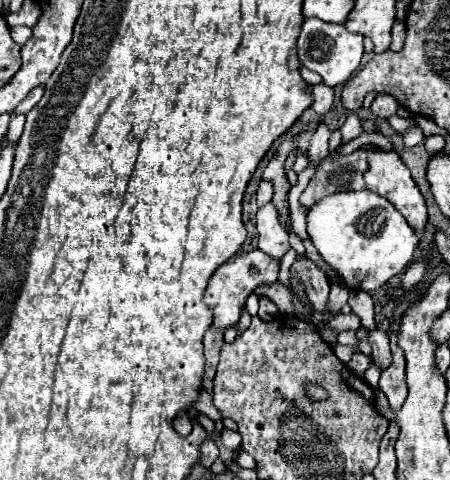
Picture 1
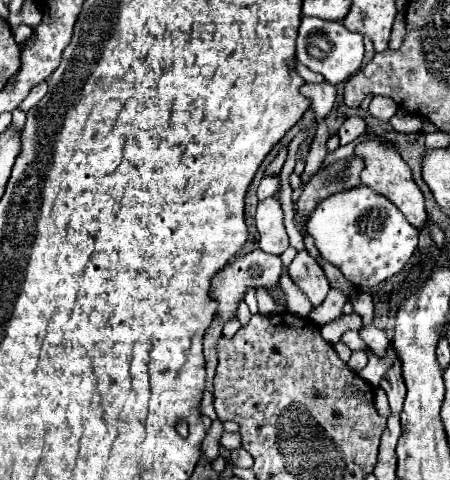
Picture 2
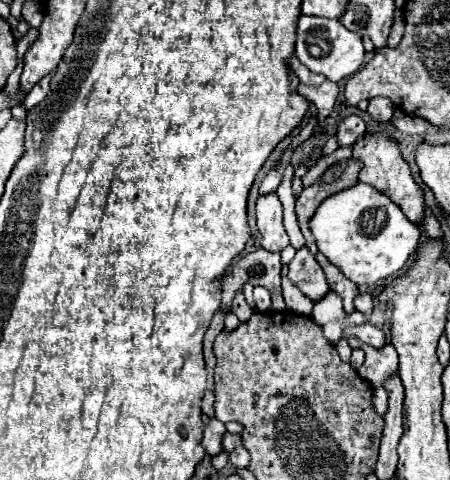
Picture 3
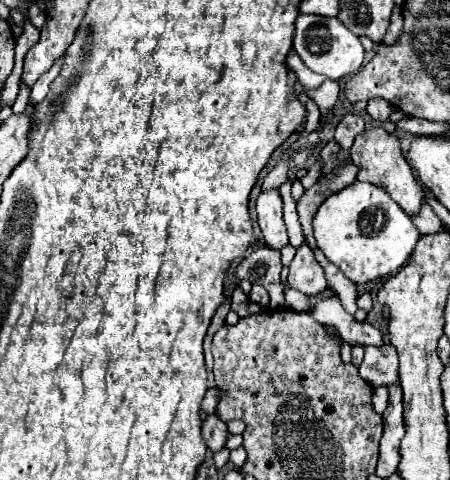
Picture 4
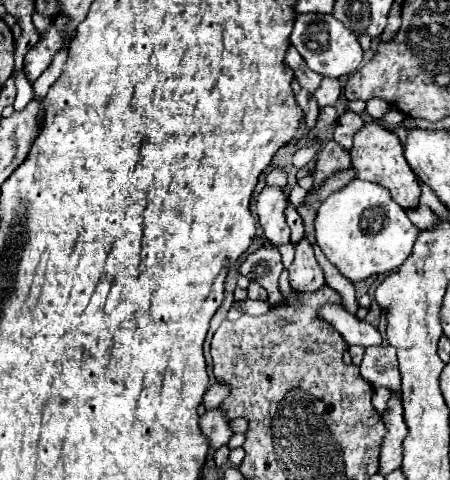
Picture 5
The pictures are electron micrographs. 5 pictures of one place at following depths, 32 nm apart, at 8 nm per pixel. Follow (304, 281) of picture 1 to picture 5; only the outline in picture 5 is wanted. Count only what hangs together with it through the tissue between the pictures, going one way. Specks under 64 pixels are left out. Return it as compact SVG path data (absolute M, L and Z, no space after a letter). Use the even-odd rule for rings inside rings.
M306 236L296 244L296 258L288 268L288 272L290 272L290 284L298 292L314 292L324 284L324 274L314 258L312 246Z

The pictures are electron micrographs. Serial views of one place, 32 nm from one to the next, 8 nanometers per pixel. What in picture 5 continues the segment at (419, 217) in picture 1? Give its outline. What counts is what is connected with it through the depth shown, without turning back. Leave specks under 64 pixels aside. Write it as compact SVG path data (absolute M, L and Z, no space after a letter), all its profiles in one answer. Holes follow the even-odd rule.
M376 122L364 124L354 136L354 146L350 150L350 156L352 156L352 166L356 170L356 178L370 180L370 182L376 182L376 184L388 188L394 202L398 202L402 208L418 206L418 196L420 196L418 178L412 172L412 168L408 166L408 162L404 160L404 150L402 150L402 144L400 144L396 132L384 128Z

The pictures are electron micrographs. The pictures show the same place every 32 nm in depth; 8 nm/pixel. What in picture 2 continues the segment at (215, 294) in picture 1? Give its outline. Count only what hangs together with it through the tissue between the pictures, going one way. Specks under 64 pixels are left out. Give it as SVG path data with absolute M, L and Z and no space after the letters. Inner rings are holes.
M254 250L246 256L240 256L236 258L232 264L228 264L222 272L218 272L212 280L212 296L218 300L218 314L222 316L222 320L228 320L234 316L234 310L236 310L236 302L238 298L244 296L246 288L252 286L252 288L278 288L280 286L280 272L282 272L282 262L280 262L280 256L274 256L274 254L268 254L264 250Z

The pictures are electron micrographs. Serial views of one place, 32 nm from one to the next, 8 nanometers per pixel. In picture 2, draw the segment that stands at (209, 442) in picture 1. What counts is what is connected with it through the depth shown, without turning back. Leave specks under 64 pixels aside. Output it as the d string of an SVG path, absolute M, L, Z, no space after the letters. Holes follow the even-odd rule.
M214 420L212 426L206 430L206 438L202 442L202 452L206 460L214 460L220 454L220 436L224 432L224 425L220 420Z

